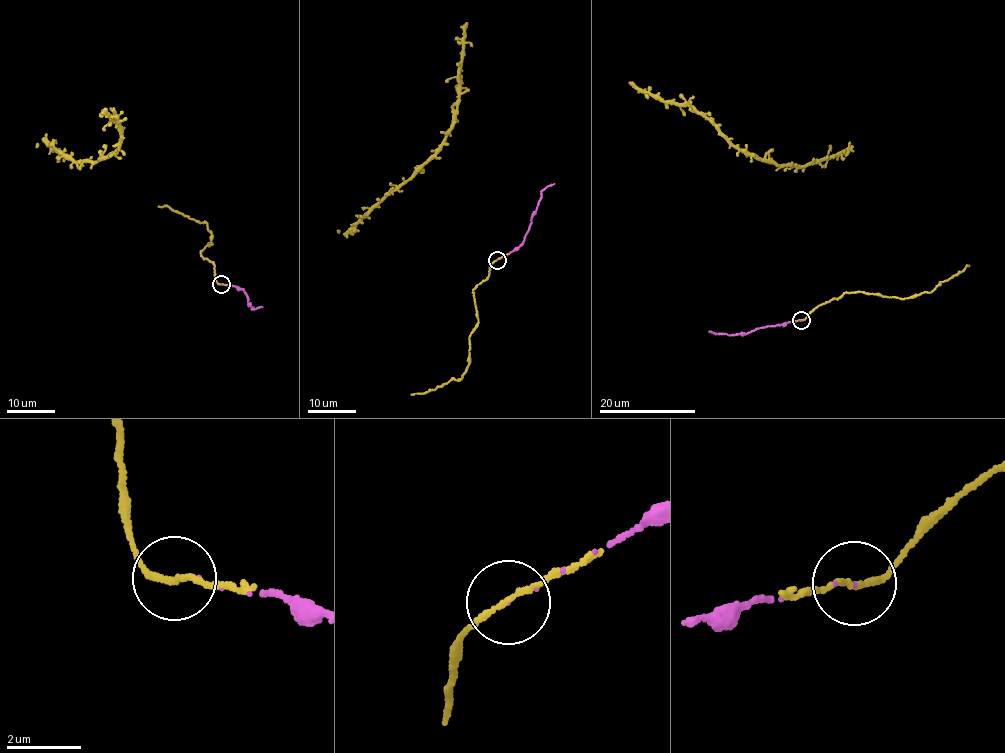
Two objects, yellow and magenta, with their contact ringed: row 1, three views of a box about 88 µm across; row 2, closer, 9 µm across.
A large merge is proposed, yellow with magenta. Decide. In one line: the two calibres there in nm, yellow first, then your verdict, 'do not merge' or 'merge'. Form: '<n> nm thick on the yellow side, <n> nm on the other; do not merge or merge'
150 nm thick on the yellow side, 40 nm on the other; merge

